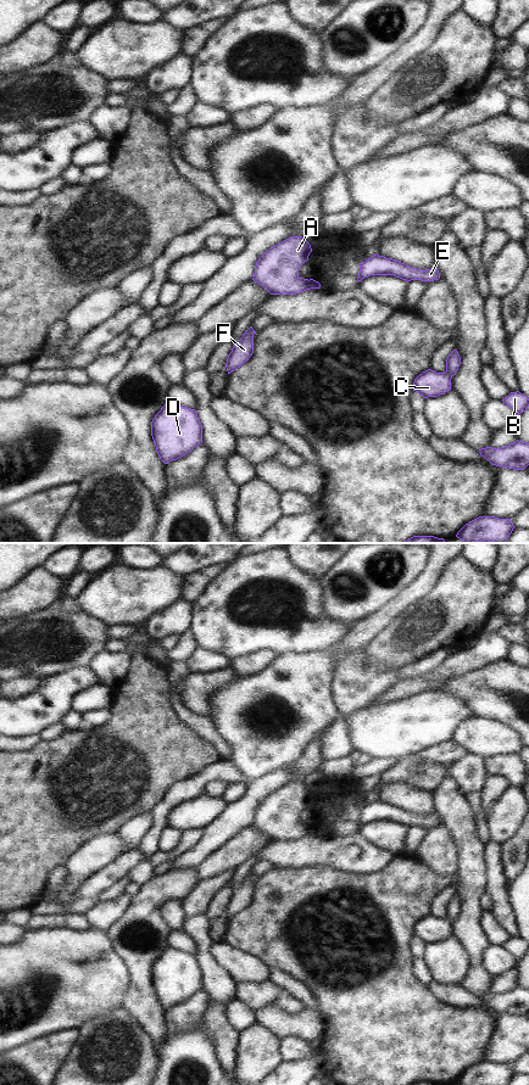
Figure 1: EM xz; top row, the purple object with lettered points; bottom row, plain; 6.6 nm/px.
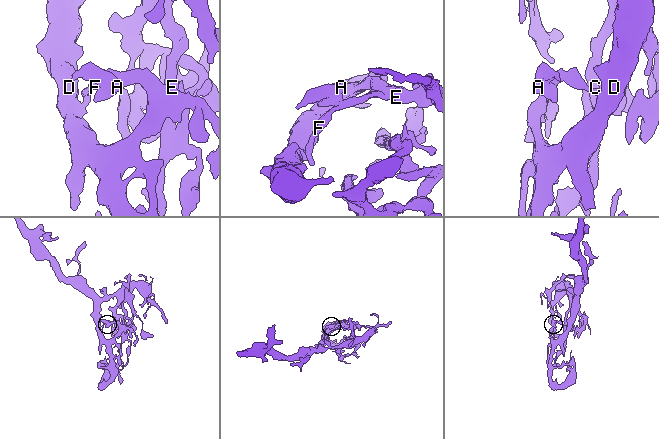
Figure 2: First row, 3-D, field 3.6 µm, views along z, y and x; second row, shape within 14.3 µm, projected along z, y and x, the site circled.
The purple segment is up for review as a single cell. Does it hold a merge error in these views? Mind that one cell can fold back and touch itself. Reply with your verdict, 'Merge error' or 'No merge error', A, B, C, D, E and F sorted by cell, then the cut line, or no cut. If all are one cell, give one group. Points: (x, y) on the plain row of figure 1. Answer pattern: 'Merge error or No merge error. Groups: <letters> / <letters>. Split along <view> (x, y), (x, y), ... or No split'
No merge error. Groups: A B C D E F. No split.

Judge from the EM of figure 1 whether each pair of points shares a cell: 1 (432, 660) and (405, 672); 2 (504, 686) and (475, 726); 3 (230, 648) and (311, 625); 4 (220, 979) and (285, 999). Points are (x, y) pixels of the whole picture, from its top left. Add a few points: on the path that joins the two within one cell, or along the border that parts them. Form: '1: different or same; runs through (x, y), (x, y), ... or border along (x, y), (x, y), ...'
1: same; runs through (426, 665), (411, 671)
2: different; border along (472, 714), (508, 725)
3: same; runs through (250, 633), (291, 633)
4: different; border along (238, 984), (234, 997)

